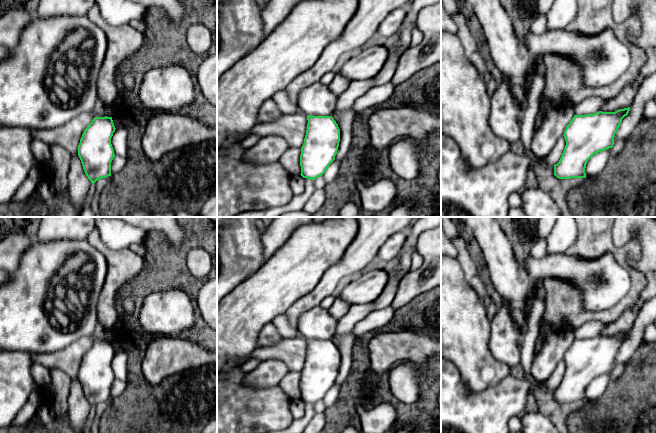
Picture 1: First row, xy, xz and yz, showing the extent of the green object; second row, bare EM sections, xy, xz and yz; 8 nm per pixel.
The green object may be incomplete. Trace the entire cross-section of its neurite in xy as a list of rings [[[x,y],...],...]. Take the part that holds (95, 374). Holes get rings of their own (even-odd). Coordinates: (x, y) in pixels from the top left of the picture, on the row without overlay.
[[[95,341],[82,358],[78,380],[92,408],[111,400],[111,386],[115,381],[111,362],[115,353],[112,341]]]

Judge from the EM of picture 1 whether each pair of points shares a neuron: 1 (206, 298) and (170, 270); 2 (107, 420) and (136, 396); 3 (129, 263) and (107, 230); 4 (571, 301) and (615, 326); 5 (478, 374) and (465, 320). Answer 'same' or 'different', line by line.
1: different
2: same
3: different
4: different
5: same

